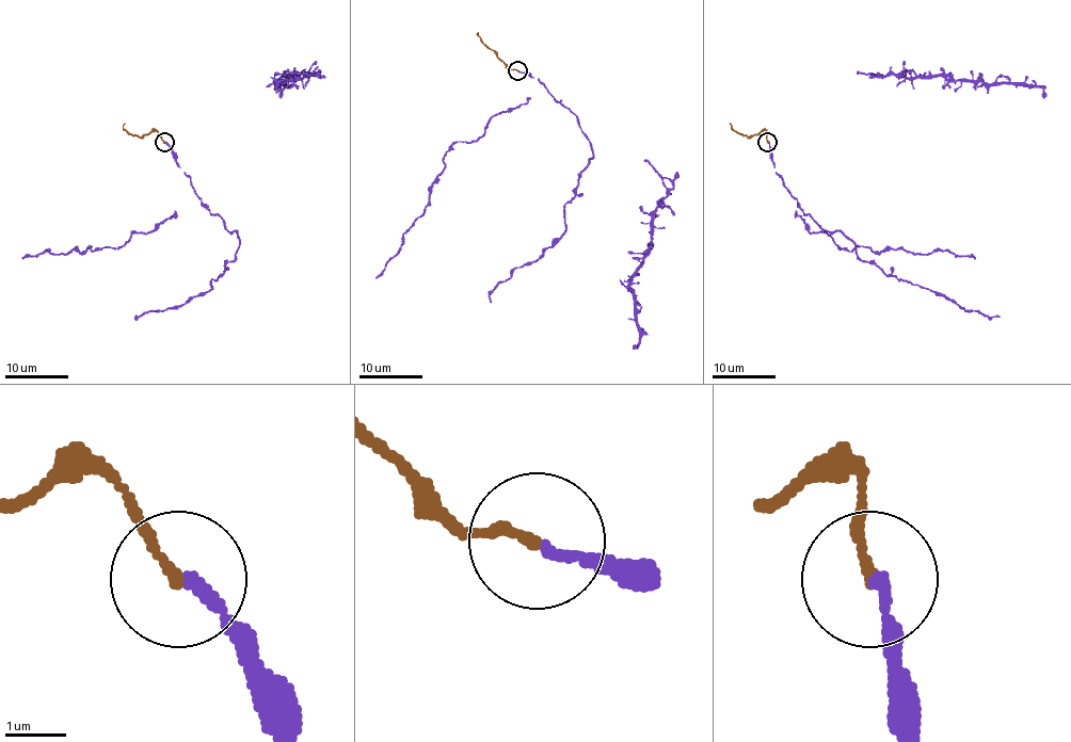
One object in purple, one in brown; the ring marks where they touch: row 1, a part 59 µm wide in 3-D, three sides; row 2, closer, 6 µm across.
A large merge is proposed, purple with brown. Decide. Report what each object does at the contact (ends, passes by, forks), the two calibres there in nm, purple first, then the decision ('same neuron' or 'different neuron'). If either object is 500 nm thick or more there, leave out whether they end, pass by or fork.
purple ends; brown ends; calibres 180 and 170 nm; same neuron

